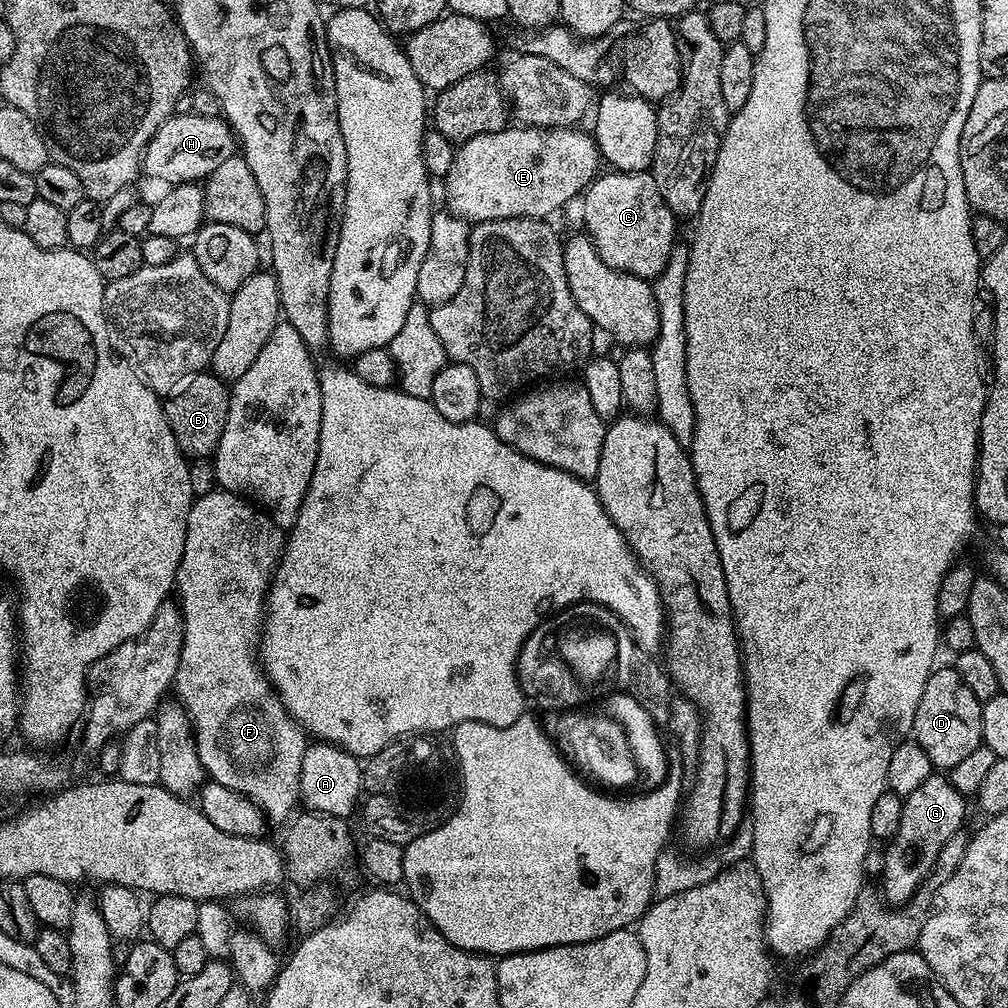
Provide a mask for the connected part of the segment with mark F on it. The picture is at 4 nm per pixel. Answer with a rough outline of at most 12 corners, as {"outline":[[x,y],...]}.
{"outline":[[196,496],[175,699],[215,783],[269,821],[304,729],[258,659],[285,529]]}

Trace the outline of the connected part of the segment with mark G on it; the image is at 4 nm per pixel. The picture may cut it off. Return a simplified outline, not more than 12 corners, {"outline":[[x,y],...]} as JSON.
{"outline":[[934,774],[903,797],[884,892],[903,906],[961,831],[966,798]]}

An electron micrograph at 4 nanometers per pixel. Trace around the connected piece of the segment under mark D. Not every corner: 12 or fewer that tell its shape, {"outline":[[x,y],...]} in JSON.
{"outline":[[937,667],[911,735],[933,769],[981,747],[982,701]]}

